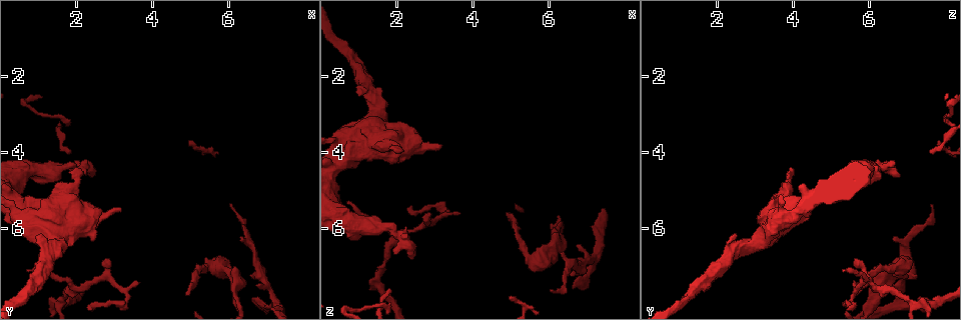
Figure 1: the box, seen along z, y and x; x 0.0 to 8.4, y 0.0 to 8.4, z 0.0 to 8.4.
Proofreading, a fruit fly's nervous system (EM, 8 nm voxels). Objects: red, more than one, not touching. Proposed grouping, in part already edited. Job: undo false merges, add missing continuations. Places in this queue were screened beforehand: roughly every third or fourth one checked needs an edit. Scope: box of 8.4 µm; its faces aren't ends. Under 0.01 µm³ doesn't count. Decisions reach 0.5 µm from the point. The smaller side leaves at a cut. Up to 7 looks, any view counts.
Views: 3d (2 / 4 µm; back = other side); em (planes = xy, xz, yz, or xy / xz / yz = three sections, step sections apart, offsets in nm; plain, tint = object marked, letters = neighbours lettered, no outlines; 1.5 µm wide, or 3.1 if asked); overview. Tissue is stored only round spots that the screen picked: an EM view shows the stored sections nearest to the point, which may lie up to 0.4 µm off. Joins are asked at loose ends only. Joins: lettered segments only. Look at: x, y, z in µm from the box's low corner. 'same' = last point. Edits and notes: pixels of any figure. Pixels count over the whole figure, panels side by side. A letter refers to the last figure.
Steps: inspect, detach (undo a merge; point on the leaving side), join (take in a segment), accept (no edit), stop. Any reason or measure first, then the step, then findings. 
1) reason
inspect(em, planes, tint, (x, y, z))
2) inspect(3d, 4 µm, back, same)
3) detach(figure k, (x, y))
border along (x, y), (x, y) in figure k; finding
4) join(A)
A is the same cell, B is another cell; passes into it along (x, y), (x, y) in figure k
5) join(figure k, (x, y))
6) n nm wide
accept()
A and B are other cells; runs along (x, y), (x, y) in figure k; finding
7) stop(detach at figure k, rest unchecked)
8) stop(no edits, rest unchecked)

an open end
inspect(em, xz, step 4, letters, (0.70, 7.05, 5.25))

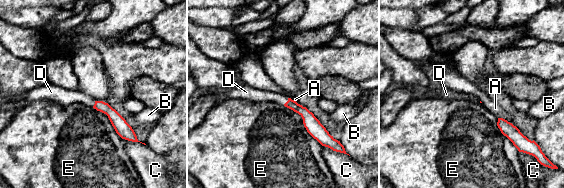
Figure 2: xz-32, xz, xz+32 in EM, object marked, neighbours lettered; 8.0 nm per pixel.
join(D)
D is the same cell, A, B, C and E are other cells; passes into it along (310, 122), (286, 102), (256, 95) in figure 2; it goes on there

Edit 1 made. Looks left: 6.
inspect(em, yz, step 8, plain, (2.90, 6.90, 5.55))

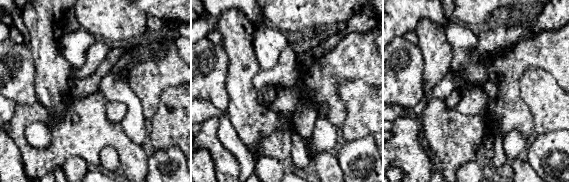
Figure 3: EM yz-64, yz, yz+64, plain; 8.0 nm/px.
see the neighbours
inspect(em, yz, step 8, letters, same)

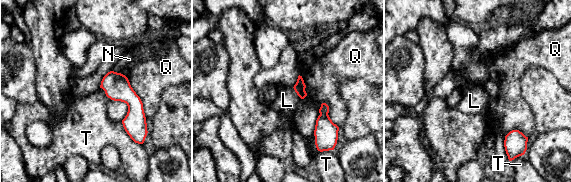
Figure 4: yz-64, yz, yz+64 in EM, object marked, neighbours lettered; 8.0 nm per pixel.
90 nm wide
accept()
L, N, Q and T are other cells; border along (292, 87), (301, 98) in figure 4; none of them fits

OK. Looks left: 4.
branch stops here
inspect(3d, 4 µm, (1.95, 4.40, 3.95))

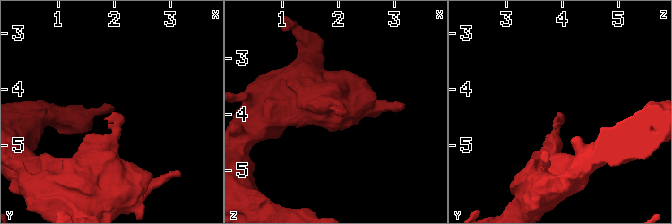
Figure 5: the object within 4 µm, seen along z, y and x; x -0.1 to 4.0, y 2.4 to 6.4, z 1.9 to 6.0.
need the tissue
inspect(em, yz, step 8, tint, (1.95, 4.45, 4.00))

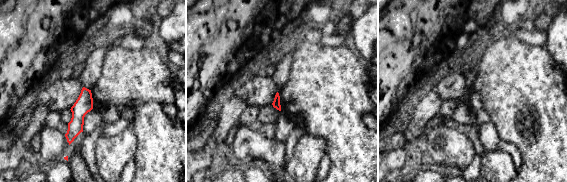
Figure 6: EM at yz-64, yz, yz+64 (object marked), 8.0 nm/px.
inspect(em, planes, letters, same)

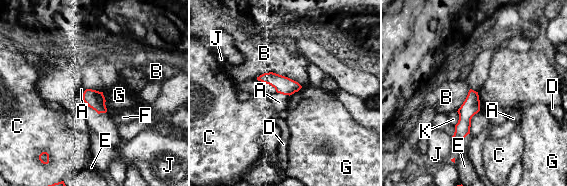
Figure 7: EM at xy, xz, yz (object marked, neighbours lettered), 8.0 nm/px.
accept()
A, B, C, D, E, F, G, J and K are other cells; border along (276, 91), (289, 96) in figure 7; no lettered segment goes on from it

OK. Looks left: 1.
stop(join at figure 2, rest unchecked)

